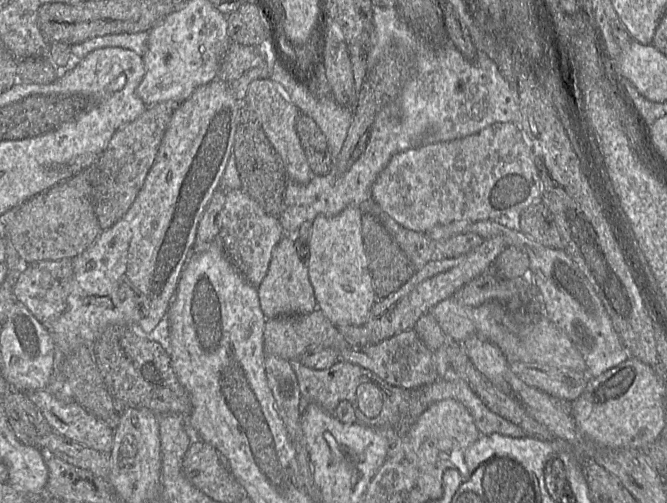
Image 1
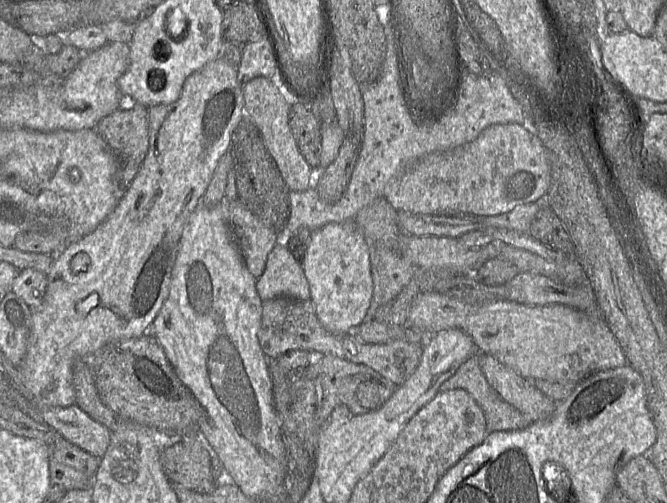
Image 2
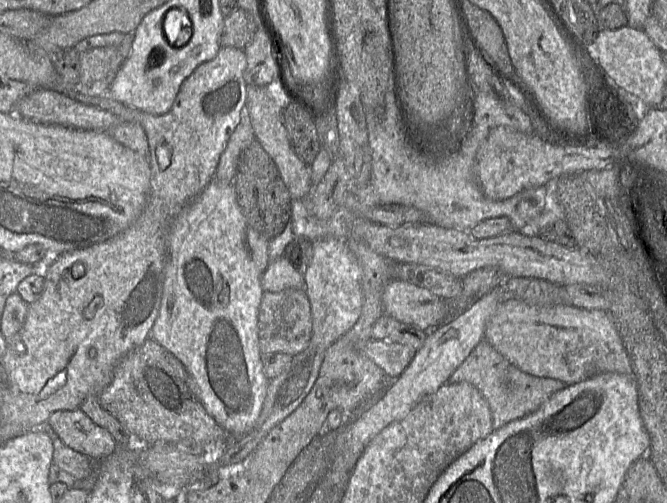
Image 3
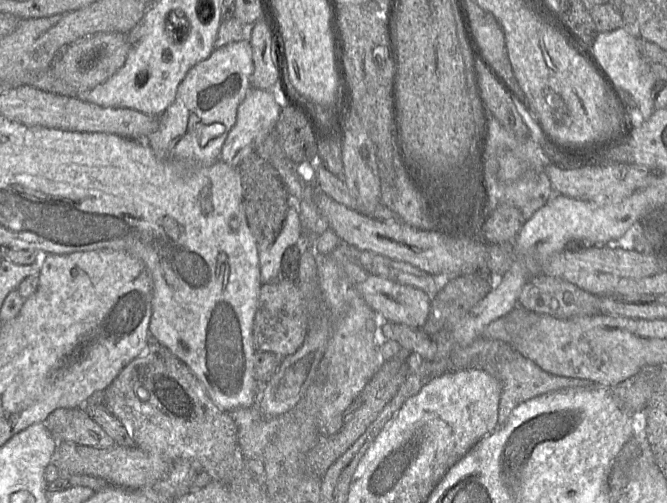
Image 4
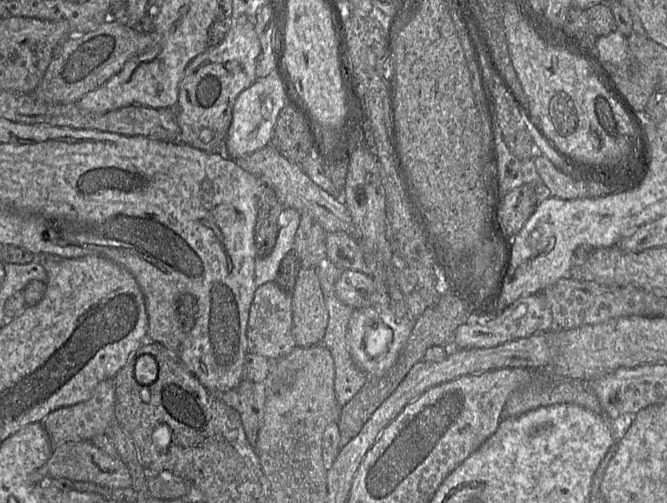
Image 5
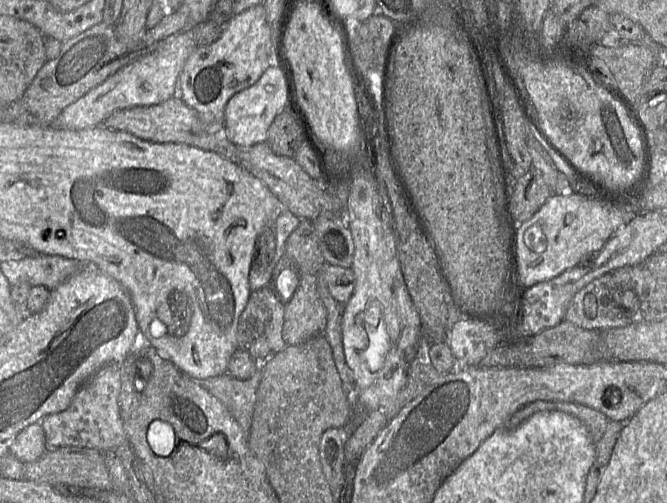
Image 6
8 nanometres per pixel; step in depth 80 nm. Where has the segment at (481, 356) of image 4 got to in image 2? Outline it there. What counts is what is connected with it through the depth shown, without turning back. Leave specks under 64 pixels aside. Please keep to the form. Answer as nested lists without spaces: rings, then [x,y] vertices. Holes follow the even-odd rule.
[[[479,353],[470,356],[440,386],[440,391],[465,390],[484,413],[487,433],[517,431],[531,425],[531,419],[504,401],[489,385],[479,365]]]

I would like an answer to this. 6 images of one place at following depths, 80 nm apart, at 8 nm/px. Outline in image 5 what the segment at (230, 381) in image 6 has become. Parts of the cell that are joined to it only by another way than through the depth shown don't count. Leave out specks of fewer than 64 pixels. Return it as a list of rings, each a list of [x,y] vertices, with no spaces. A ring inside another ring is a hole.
[[[243,380],[238,387],[219,395],[238,412],[246,438],[255,446],[265,412],[265,383]]]

